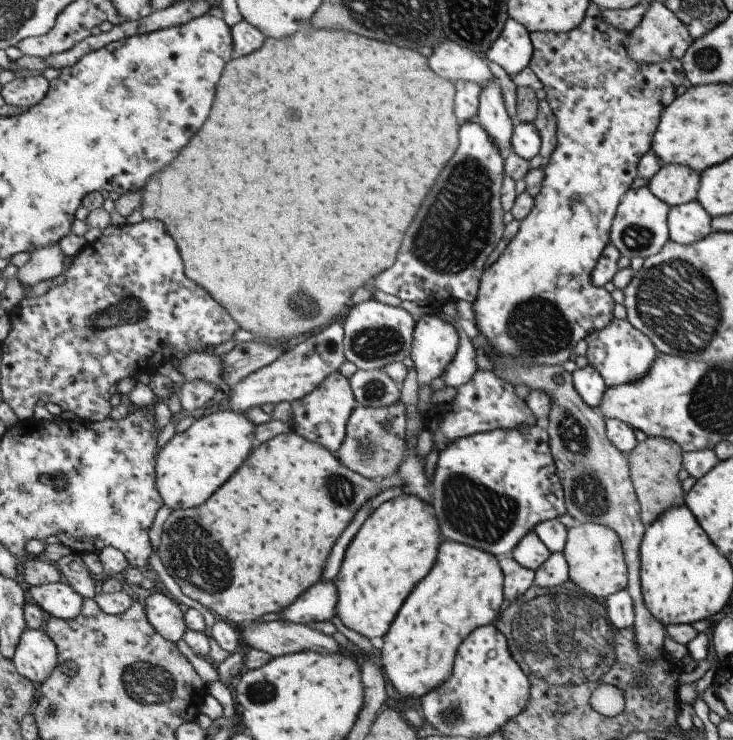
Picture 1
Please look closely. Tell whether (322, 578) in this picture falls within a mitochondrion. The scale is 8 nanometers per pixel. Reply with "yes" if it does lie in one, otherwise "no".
no

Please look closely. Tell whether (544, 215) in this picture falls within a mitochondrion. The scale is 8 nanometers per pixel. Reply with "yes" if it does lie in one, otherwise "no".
no

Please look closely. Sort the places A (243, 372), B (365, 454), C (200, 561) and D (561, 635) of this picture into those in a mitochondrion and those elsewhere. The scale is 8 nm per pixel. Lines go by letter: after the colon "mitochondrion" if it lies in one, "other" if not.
A: other
B: mitochondrion
C: mitochondrion
D: mitochondrion

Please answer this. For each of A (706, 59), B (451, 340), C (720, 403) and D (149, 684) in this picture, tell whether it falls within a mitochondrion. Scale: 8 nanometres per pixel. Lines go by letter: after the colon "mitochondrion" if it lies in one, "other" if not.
A: mitochondrion
B: other
C: mitochondrion
D: mitochondrion

